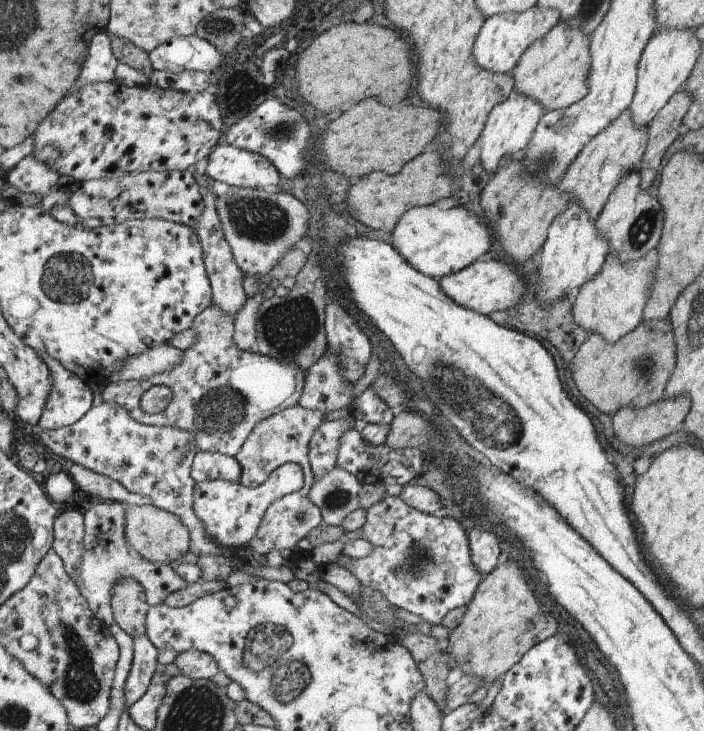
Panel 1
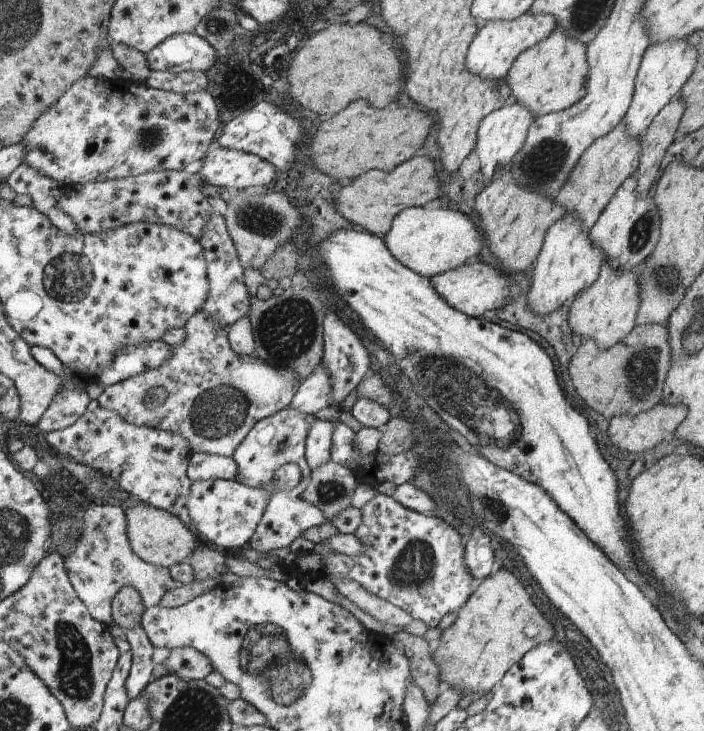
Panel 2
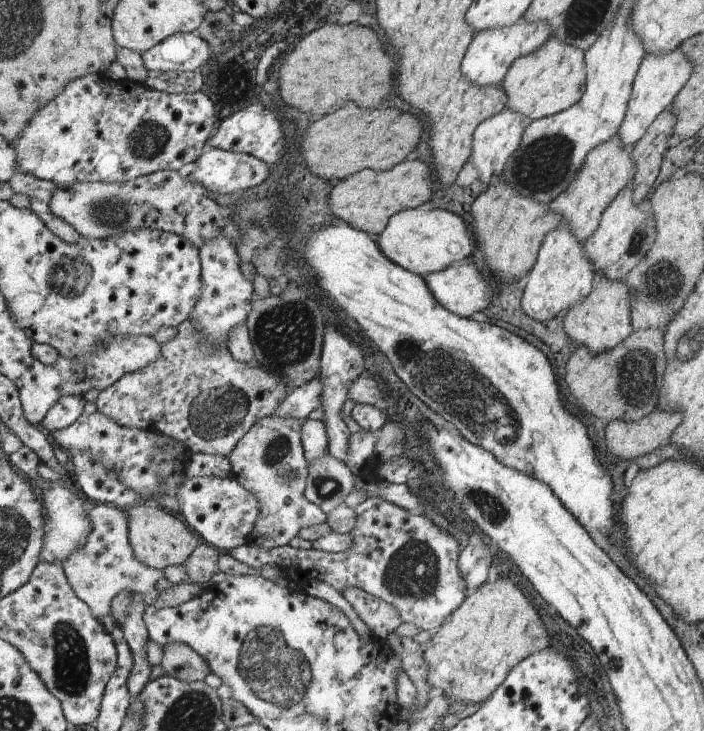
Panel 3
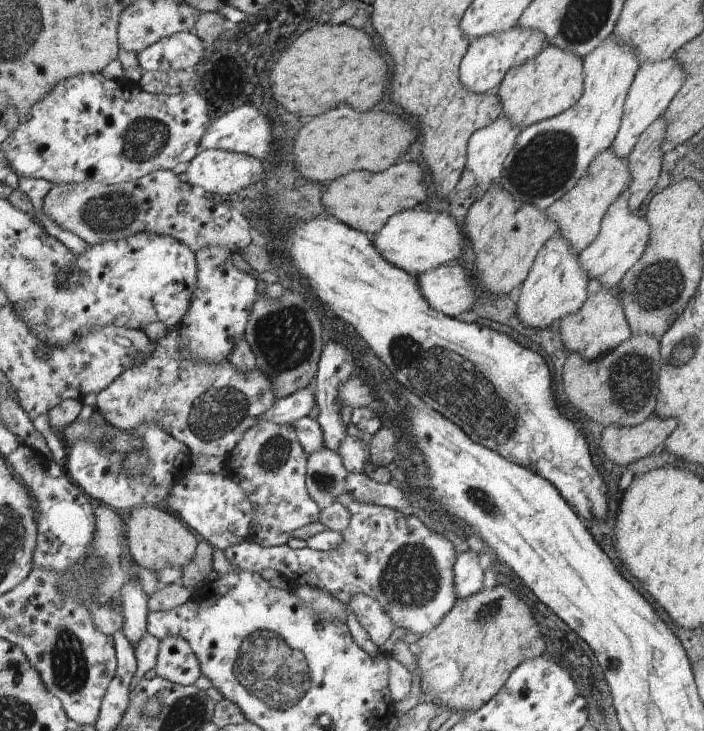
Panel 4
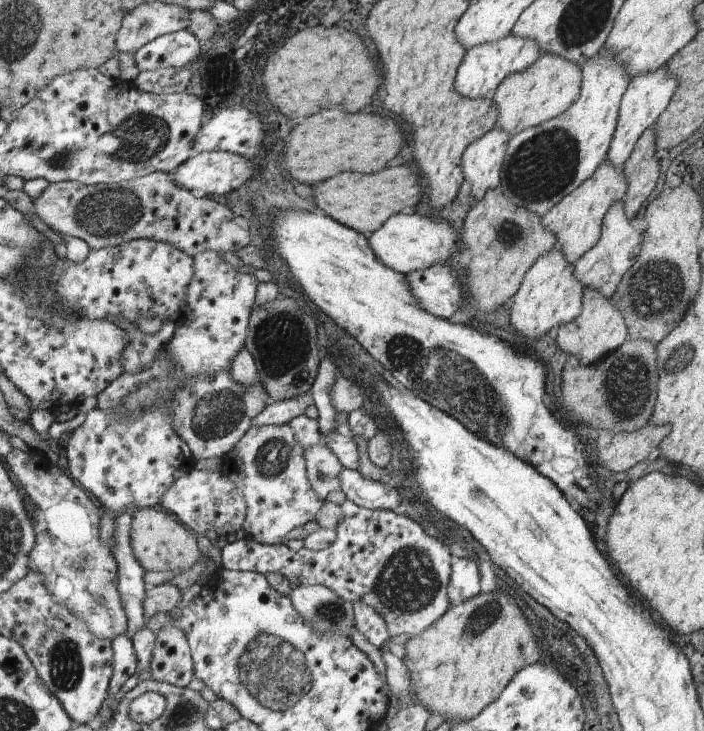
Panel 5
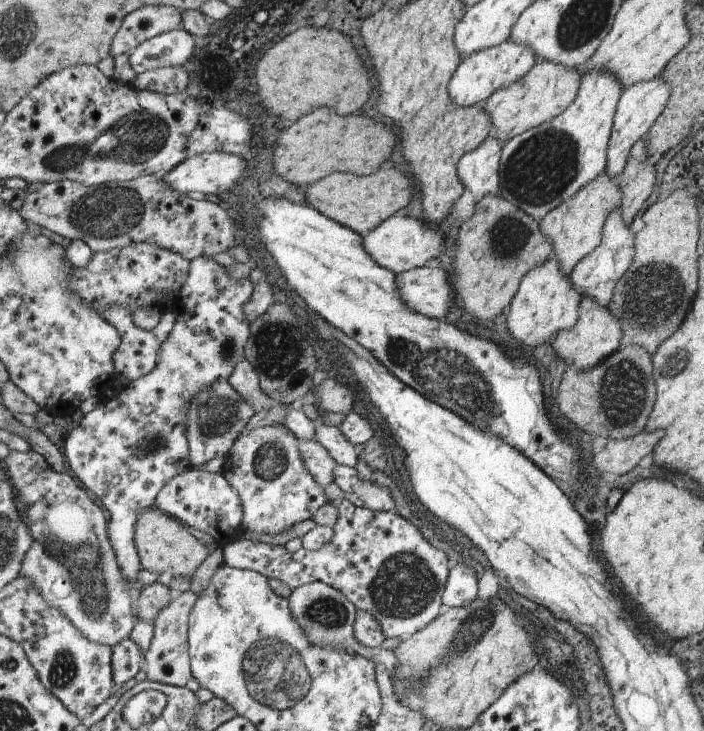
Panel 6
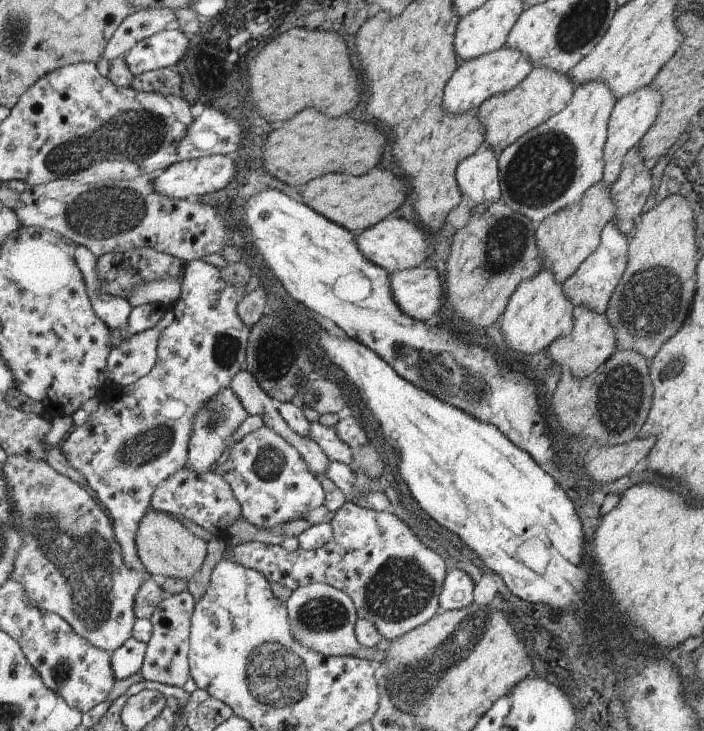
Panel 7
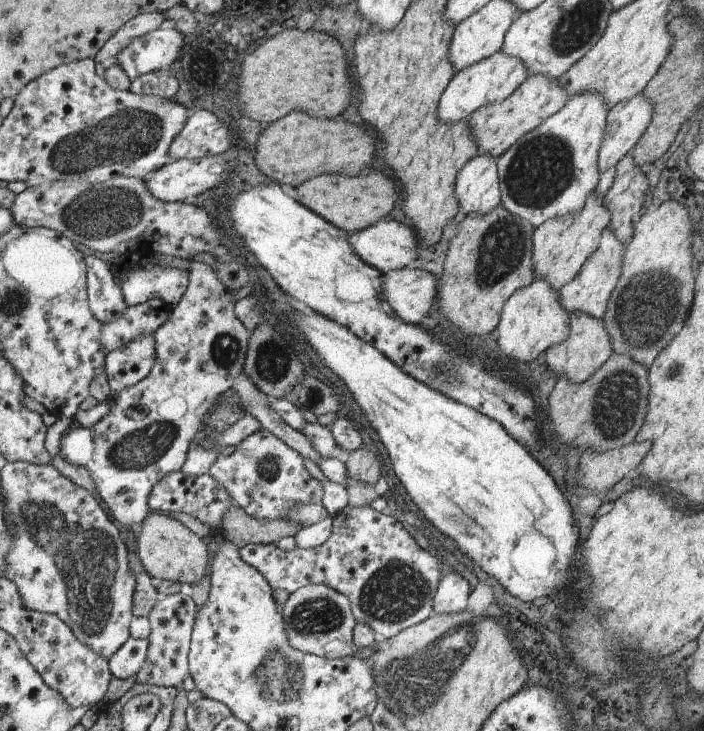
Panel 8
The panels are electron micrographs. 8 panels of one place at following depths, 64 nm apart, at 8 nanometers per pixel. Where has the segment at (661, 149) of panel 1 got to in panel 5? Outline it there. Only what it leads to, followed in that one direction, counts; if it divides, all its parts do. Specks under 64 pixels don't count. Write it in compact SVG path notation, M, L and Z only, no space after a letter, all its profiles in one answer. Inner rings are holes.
M653 125L641 133L636 149L625 164L625 176L629 182L625 210L629 218L637 216L637 210L647 200L647 196L655 188L655 180L659 178L657 162L653 158L653 134L655 134Z

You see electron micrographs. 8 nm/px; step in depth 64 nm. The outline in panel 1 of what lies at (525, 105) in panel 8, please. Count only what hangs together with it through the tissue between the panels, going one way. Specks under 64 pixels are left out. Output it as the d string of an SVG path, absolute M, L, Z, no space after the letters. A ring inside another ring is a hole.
M561 20L545 38L535 42L523 54L519 66L512 71L515 90L539 102L545 113L569 108L585 98L591 88L591 38L581 28L573 28Z

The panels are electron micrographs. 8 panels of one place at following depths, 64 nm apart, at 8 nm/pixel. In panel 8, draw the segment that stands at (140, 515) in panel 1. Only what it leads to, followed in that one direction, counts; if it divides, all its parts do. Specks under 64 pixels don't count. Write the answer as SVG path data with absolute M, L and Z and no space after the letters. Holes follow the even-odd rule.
M151 510L136 535L140 561L151 577L179 582L186 588L205 576L209 566L208 540L195 534L175 516Z

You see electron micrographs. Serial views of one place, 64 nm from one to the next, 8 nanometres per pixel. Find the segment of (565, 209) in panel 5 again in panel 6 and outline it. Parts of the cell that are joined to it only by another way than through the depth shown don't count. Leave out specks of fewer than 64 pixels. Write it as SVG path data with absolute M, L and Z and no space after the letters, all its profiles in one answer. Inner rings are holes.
M608 171L597 176L593 182L581 188L577 196L563 202L557 209L551 210L545 218L540 220L543 234L553 242L554 254L559 258L561 270L570 276L577 264L595 250L602 241L602 233L609 214L622 206L623 190L620 178L611 176Z

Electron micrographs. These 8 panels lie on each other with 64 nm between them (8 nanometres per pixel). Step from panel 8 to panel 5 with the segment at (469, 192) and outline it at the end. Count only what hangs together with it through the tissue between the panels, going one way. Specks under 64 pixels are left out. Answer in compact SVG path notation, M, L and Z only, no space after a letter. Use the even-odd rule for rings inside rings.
M495 126L465 151L464 178L470 181L471 192L477 201L485 196L485 192L501 187L501 170L504 169L511 140L513 136L509 132Z

